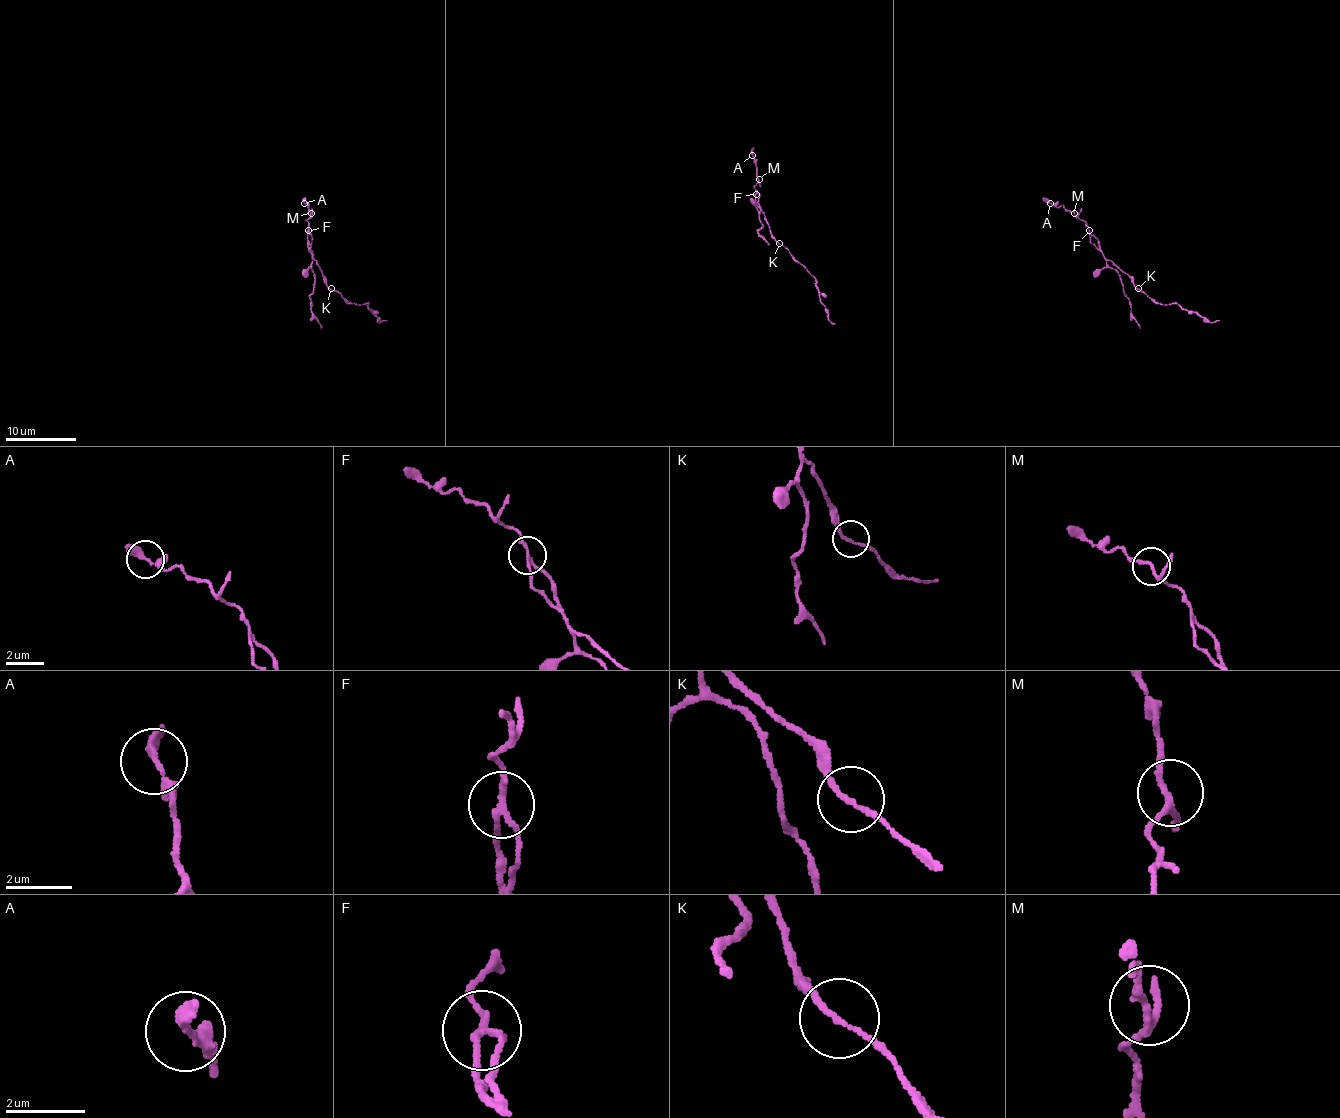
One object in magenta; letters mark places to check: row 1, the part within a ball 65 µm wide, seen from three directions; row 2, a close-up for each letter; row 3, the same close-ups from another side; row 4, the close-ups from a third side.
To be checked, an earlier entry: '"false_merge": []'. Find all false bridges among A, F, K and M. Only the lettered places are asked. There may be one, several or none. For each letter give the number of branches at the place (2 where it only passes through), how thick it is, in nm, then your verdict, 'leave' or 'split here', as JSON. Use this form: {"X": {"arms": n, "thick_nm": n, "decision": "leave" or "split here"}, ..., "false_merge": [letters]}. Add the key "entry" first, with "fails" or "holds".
{"entry": "fails", "A": {"arms": 3, "thick_nm": 200, "decision": "leave"}, "F": {"arms": 3, "thick_nm": 160, "decision": "split here"}, "K": {"arms": 2, "thick_nm": 130, "decision": "leave"}, "M": {"arms": 3, "thick_nm": 150, "decision": "leave"}, "false_merge": ["F"]}

